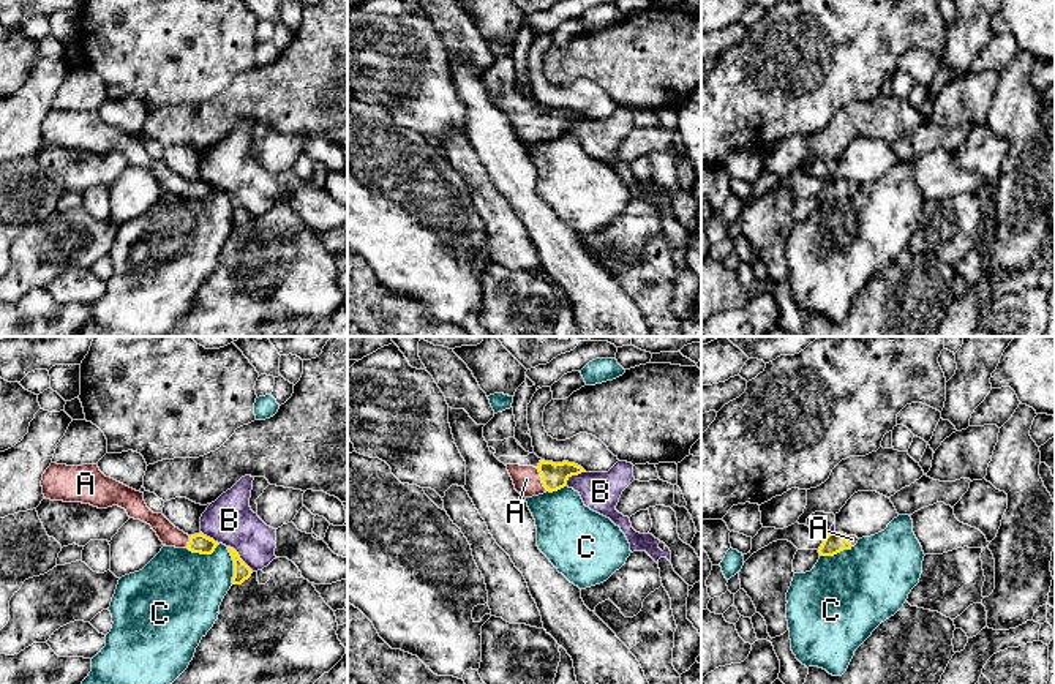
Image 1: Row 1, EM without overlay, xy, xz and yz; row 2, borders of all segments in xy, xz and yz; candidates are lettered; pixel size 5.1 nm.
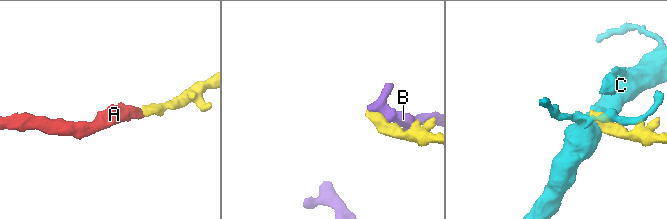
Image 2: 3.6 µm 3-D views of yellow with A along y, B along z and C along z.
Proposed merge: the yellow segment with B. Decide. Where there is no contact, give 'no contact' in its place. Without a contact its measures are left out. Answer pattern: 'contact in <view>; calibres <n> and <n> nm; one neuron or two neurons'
contact in xy; calibres 90 and 240 nm; two neurons

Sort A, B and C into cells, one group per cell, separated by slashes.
A / B / C

